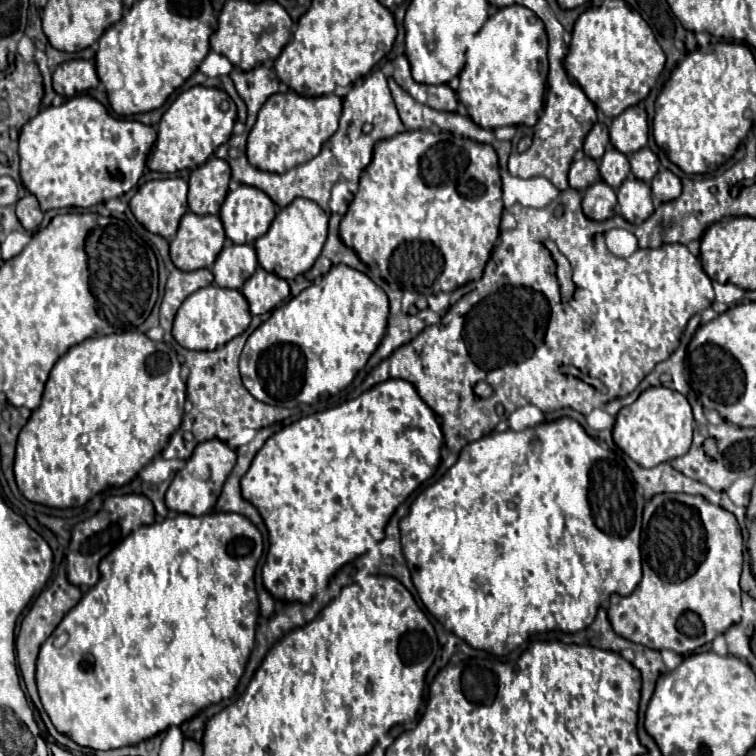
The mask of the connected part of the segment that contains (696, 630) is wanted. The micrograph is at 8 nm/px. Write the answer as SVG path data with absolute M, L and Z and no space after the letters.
M656 494L644 508L644 520L642 520L642 580L636 586L636 590L630 596L618 596L612 594L610 596L610 608L608 608L608 620L612 624L612 630L636 644L642 644L646 648L652 650L672 650L676 654L690 654L696 648L712 642L718 634L724 634L732 624L740 622L740 614L742 614L742 606L740 606L740 572L742 572L742 534L740 534L740 526L736 522L734 514L728 514L728 510L720 510L720 506L712 506L710 502L704 502L704 498L700 496L692 496L692 494Z

